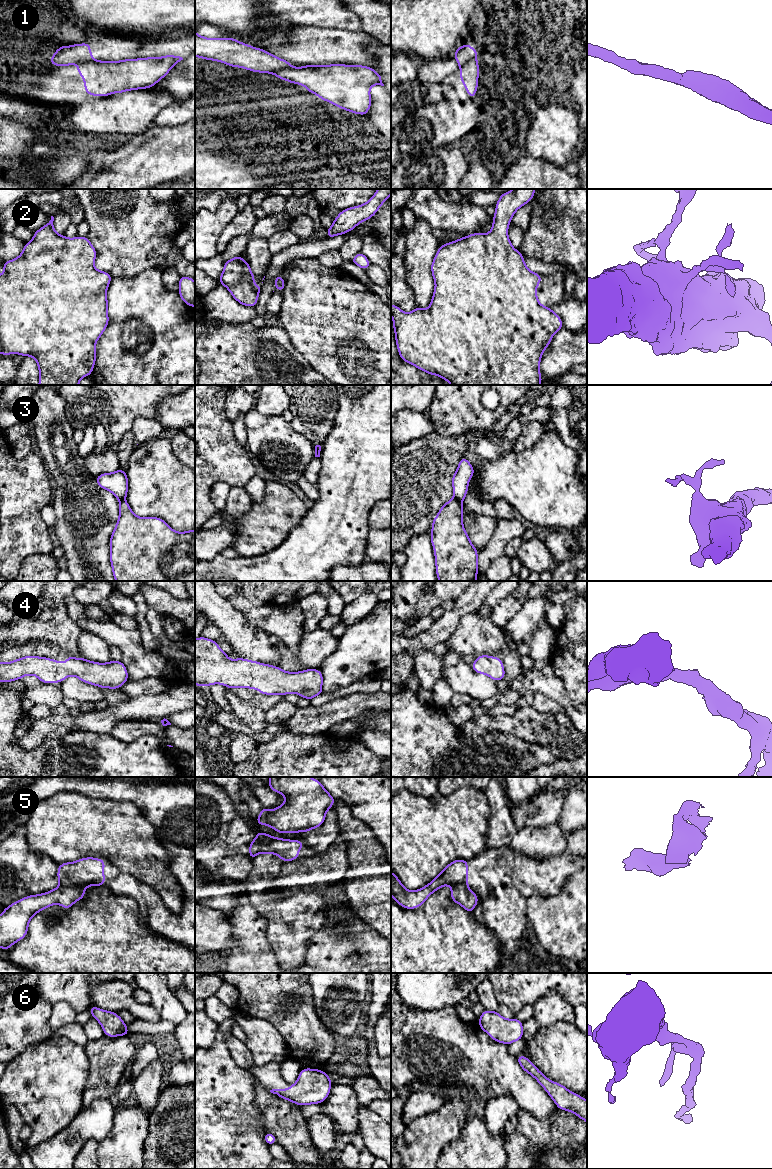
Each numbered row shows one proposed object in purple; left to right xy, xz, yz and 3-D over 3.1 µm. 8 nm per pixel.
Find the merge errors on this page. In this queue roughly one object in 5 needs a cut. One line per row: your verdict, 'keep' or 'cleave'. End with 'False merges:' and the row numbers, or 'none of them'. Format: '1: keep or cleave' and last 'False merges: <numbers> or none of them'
1: cleave
2: keep
3: cleave
4: keep
5: cleave
6: keep
False merges: 1, 3, 5

